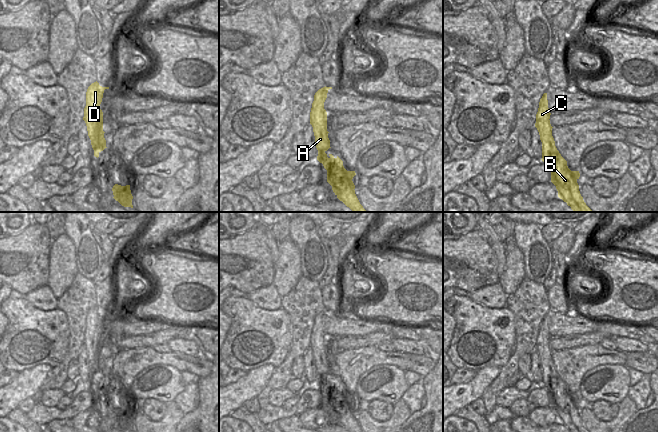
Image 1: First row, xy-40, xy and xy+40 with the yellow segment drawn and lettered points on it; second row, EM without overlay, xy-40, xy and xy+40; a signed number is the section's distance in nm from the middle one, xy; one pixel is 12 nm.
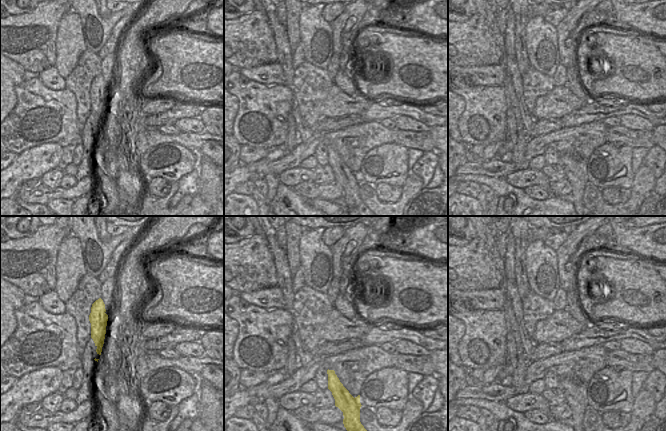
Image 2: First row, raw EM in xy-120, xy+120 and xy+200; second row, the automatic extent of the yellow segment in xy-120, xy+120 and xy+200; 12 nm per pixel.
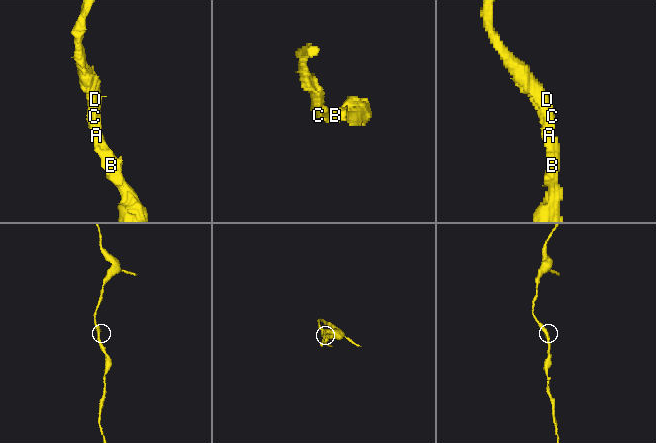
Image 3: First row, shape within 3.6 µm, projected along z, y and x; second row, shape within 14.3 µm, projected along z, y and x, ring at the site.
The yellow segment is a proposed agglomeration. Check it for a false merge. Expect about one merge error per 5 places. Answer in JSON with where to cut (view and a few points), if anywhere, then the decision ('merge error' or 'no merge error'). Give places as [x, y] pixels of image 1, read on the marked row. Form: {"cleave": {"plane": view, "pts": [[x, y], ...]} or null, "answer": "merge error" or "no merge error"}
{"cleave": null, "answer": "no merge error"}

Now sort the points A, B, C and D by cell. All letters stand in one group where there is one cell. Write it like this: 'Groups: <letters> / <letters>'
Groups: A B C D

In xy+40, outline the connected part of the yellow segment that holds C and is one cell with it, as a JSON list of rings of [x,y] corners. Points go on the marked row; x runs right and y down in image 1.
[[[544,93],[539,102],[536,114],[535,127],[542,142],[542,161],[551,170],[551,182],[556,186],[558,197],[567,203],[574,212],[593,212],[584,202],[579,191],[577,180],[579,171],[571,171],[567,161],[561,156],[555,146],[550,124],[550,110],[548,108],[547,93]]]

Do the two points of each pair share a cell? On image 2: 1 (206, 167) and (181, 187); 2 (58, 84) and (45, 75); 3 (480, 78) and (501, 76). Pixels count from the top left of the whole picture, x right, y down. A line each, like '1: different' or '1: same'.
1: different
2: same
3: same

